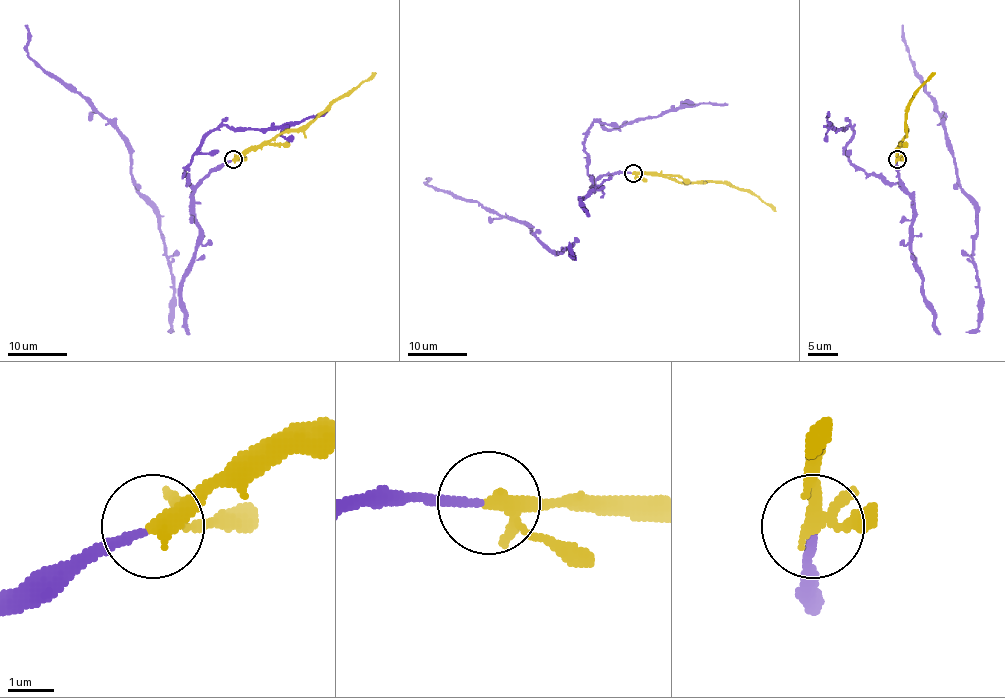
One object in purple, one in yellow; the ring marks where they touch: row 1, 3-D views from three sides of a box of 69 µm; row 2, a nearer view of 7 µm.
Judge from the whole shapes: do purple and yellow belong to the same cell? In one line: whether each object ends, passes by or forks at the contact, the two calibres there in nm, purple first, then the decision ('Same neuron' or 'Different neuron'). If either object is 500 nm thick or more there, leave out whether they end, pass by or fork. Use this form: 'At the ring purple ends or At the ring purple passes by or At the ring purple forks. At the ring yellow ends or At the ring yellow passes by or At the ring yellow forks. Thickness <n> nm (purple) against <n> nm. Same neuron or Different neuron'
At the ring purple ends. At the ring yellow forks. Thickness 180 nm (purple) against 240 nm. Same neuron

